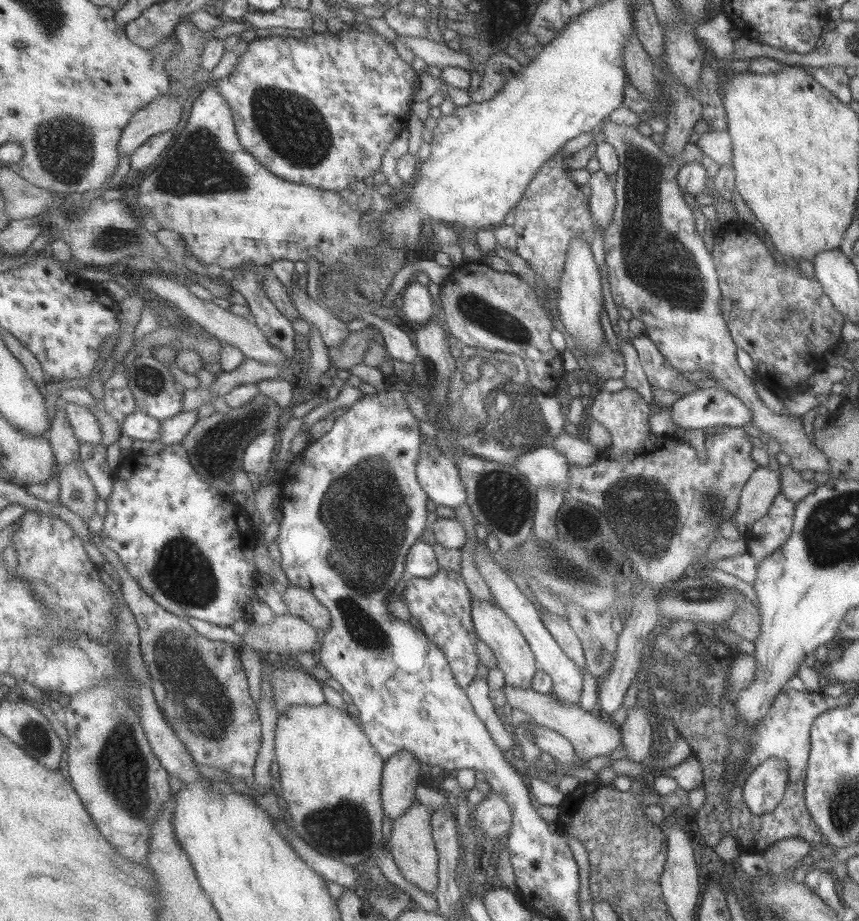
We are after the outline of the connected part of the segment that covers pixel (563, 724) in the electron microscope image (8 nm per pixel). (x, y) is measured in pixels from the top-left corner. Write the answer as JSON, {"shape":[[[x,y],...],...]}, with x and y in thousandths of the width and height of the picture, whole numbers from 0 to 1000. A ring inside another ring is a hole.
{"shape":[[[588,744],[587,748],[595,768],[611,773],[618,783],[659,799],[667,807],[669,821],[673,821],[675,825],[683,825],[692,821],[707,821],[716,812],[723,812],[719,786],[714,782],[705,780],[705,783],[702,781],[700,783],[700,777],[693,779],[690,773],[681,772],[672,765],[658,765],[645,755],[630,752],[620,747],[609,749],[609,746]]]}

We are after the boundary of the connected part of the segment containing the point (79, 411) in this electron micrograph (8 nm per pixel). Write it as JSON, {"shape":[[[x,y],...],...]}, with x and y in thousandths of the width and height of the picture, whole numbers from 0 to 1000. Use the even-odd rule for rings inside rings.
{"shape":[[[85,438],[75,439],[76,447],[80,451],[80,457],[83,457],[90,477],[101,482],[118,482],[120,478],[118,460],[105,443]]]}

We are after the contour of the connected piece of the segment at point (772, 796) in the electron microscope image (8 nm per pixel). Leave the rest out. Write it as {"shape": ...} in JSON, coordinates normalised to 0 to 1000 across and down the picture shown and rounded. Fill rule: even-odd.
{"shape":[[[895,823],[881,831],[870,843],[864,858],[872,882],[887,885],[907,872],[916,847],[915,827]]]}

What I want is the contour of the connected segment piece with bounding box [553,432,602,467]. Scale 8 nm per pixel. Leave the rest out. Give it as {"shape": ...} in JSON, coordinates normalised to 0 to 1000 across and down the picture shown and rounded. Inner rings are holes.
{"shape":[[[655,469],[653,474],[646,476],[644,485],[660,495],[667,507],[692,505],[701,495],[700,489],[688,484],[686,480],[674,478],[672,473],[660,471],[660,469]]]}

